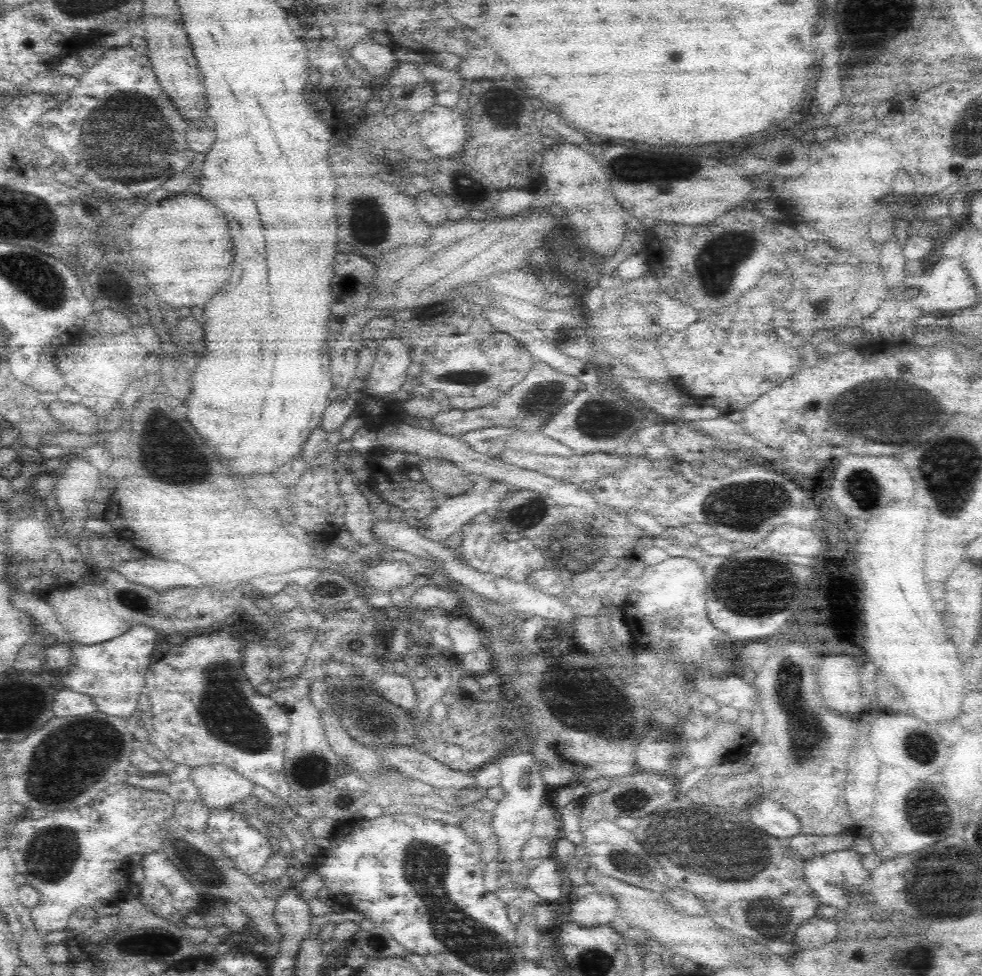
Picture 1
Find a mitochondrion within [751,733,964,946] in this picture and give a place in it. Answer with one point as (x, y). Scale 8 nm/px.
(928, 821)

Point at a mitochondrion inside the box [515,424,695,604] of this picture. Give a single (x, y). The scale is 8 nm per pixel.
(574, 539)

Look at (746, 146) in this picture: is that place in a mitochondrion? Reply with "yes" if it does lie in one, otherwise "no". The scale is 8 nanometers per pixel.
no

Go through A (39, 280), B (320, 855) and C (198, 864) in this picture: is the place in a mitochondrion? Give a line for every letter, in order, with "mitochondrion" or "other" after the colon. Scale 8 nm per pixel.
A: mitochondrion
B: other
C: mitochondrion

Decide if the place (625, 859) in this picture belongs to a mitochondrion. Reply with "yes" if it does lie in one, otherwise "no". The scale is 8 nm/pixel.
yes

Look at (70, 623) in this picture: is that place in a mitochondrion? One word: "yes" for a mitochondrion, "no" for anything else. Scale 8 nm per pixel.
no

